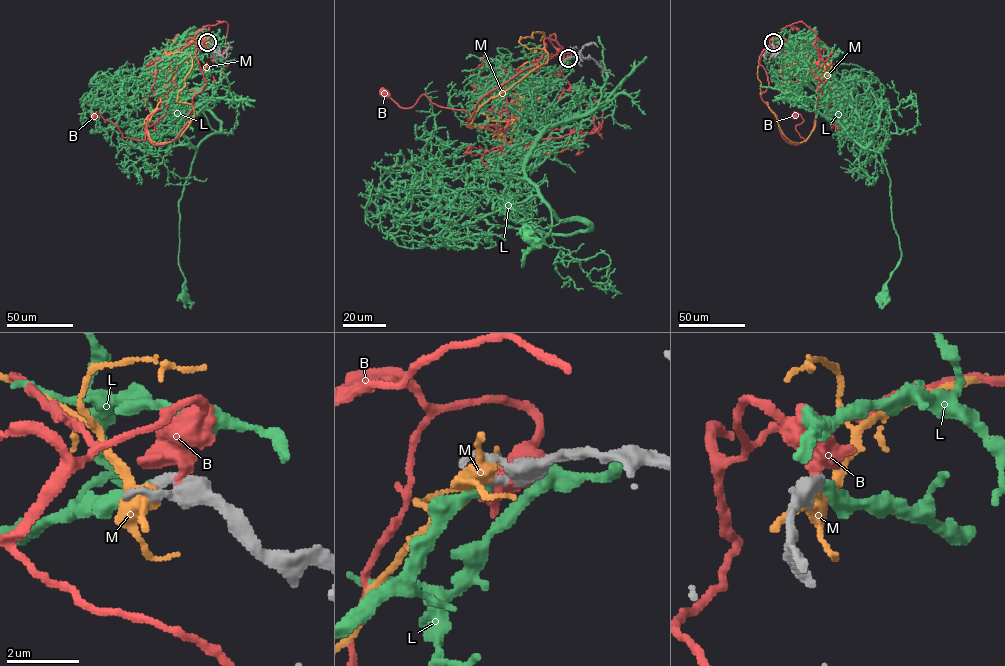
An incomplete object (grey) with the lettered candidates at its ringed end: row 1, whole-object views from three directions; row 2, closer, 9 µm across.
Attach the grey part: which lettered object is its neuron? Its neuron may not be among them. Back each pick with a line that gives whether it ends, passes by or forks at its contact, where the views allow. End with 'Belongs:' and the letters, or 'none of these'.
L: it ends there
Belongs: L

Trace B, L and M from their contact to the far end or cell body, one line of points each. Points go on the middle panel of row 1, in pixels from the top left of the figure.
B: (570, 58), (551, 35), (567, 50), (546, 38), (537, 66), (469, 120), (384, 93)
L: (568, 58), (518, 94), (488, 177), (508, 210), (535, 195), (549, 208), (522, 266), (531, 236)
M: (568, 57), (499, 136), (472, 126), (481, 106), (546, 62), (544, 50), (519, 39), (537, 32), (540, 41)

